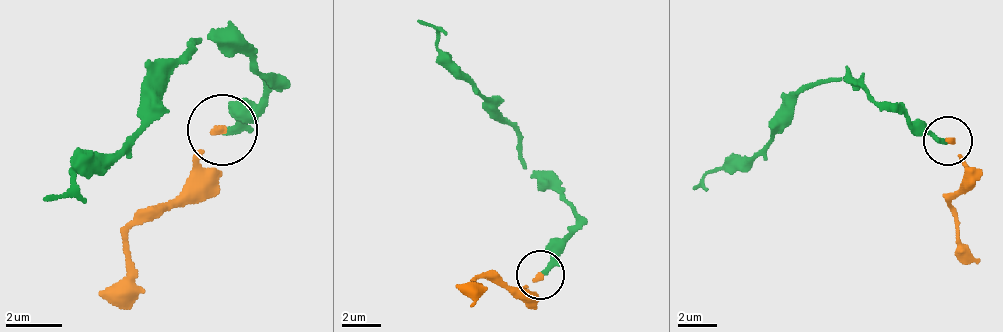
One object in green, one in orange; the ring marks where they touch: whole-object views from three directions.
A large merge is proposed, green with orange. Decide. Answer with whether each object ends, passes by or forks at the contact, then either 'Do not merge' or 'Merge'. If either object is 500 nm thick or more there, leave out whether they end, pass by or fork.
At the ring green ends. At the ring orange ends. Do not merge

